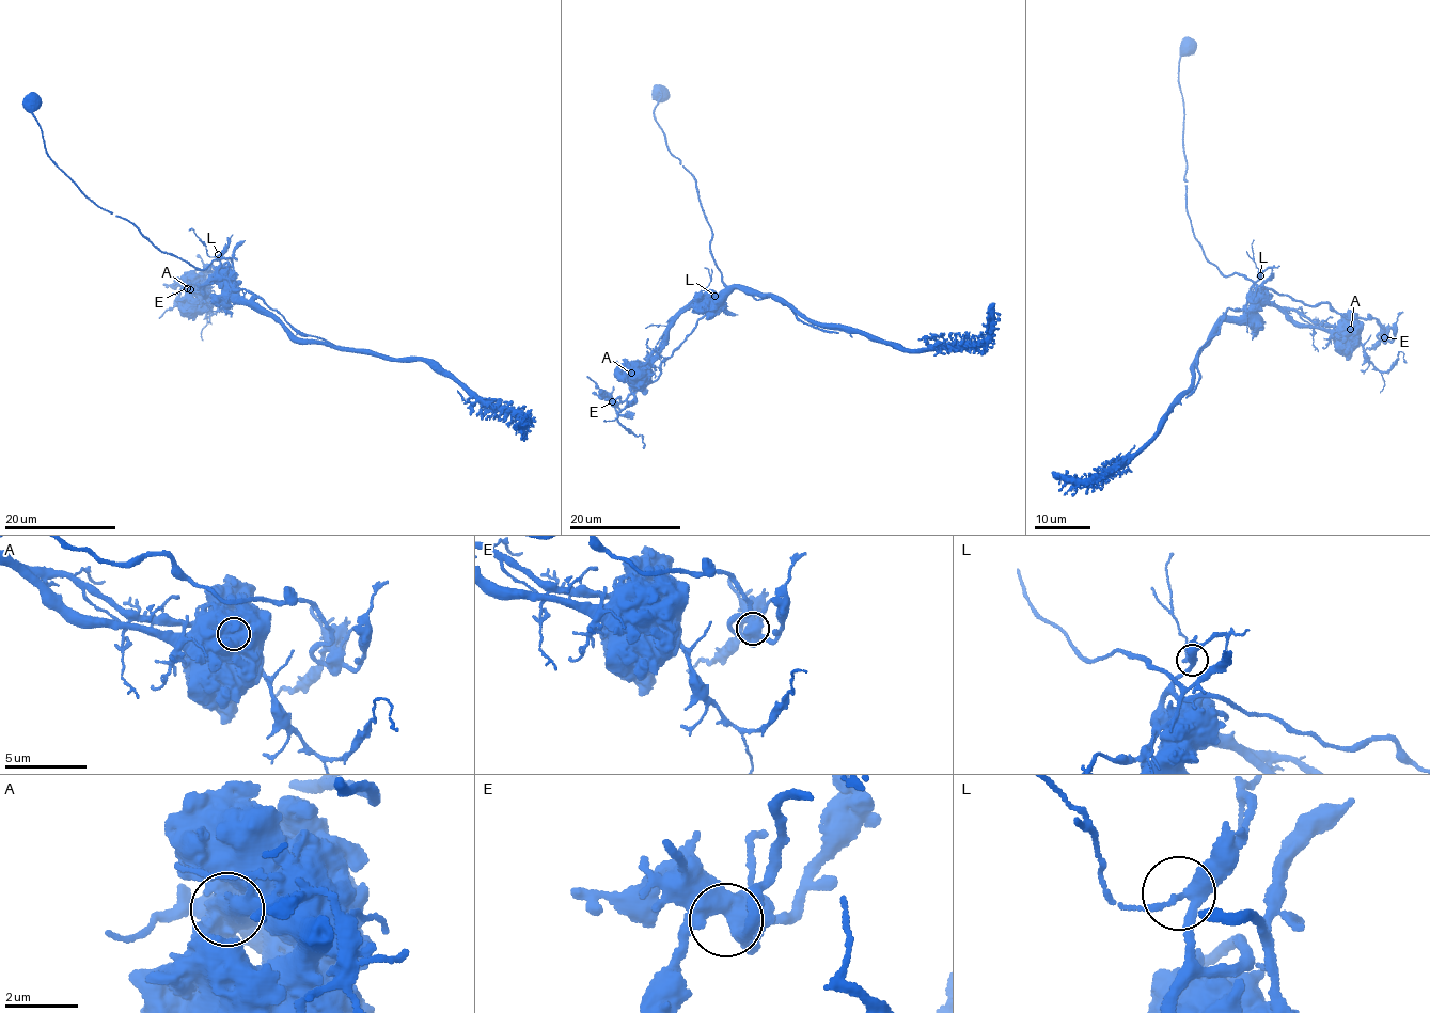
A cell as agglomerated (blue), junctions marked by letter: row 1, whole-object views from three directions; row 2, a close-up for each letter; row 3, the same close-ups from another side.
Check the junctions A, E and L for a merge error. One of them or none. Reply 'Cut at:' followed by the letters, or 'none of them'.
Cut at: A

